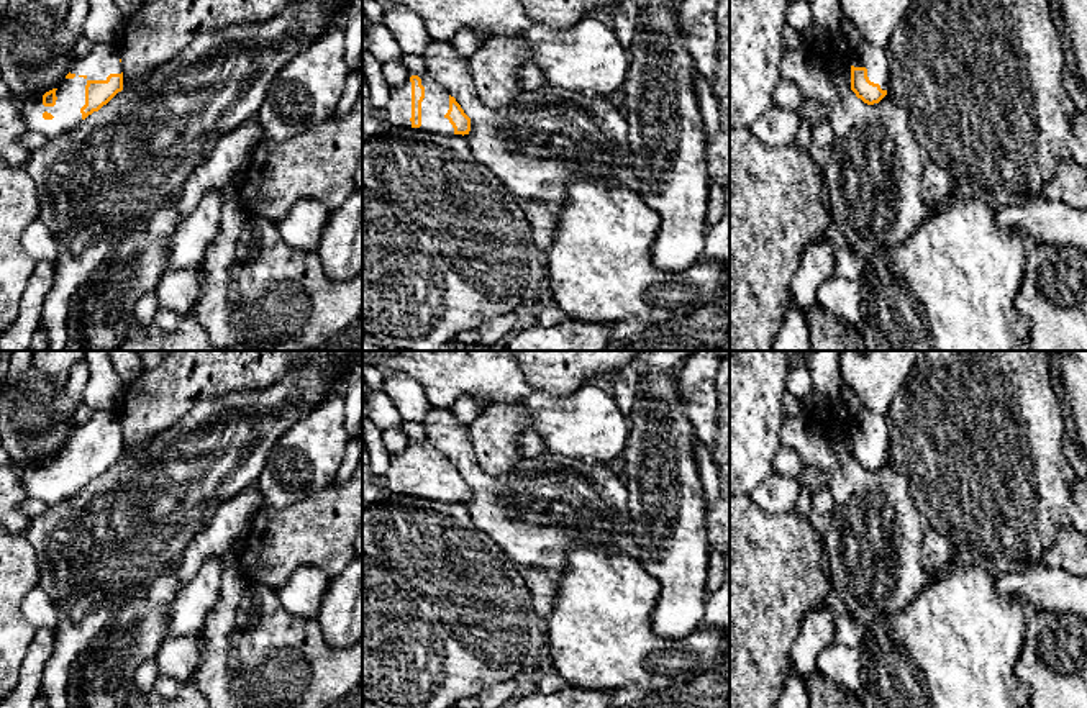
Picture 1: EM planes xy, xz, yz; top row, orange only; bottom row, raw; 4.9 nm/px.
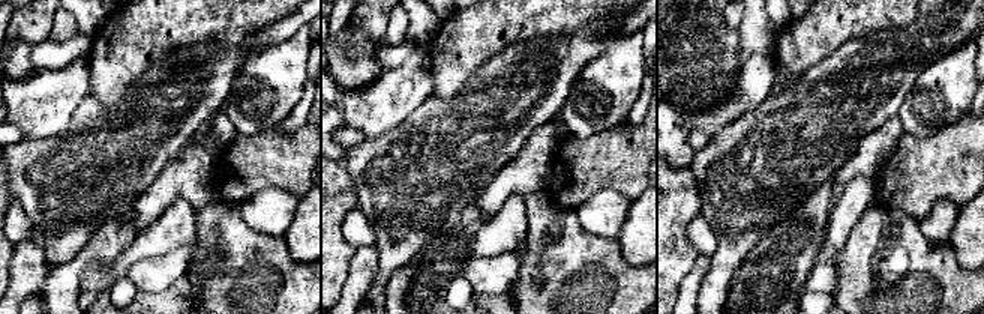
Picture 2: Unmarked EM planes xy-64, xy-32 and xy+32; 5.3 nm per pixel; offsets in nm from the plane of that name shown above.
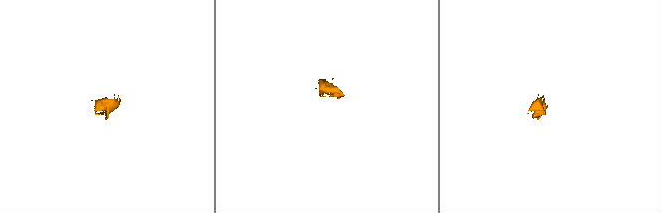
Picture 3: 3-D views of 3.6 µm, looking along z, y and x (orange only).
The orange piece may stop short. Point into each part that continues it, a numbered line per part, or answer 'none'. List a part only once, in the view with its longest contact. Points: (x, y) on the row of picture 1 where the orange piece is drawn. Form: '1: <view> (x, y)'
1: xy (104, 59)

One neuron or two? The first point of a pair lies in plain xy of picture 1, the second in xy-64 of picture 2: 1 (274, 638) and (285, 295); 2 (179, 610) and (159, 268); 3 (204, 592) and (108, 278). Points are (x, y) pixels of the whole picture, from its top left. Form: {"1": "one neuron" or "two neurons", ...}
{"1": "one neuron", "2": "two neurons", "3": "one neuron"}

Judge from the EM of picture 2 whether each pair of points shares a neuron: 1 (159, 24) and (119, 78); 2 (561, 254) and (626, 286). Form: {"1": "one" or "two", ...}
{"1": "one", "2": "one"}

